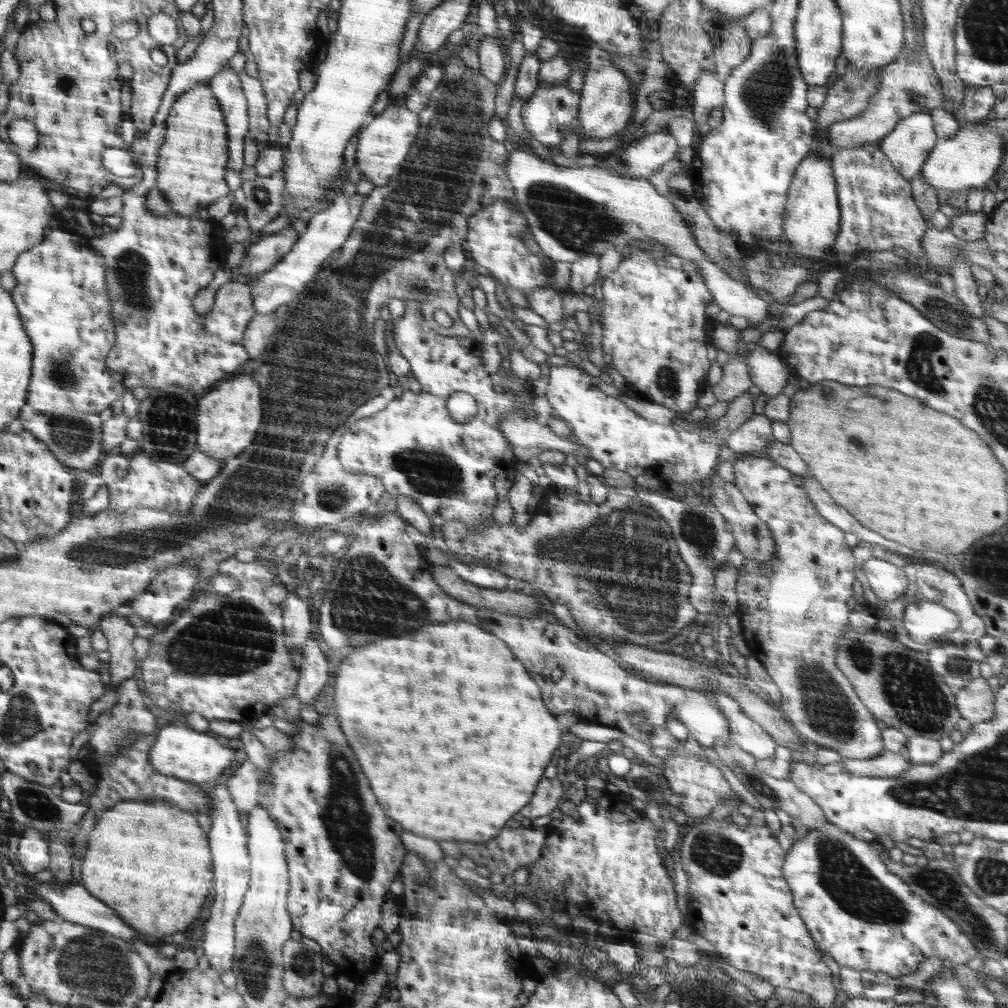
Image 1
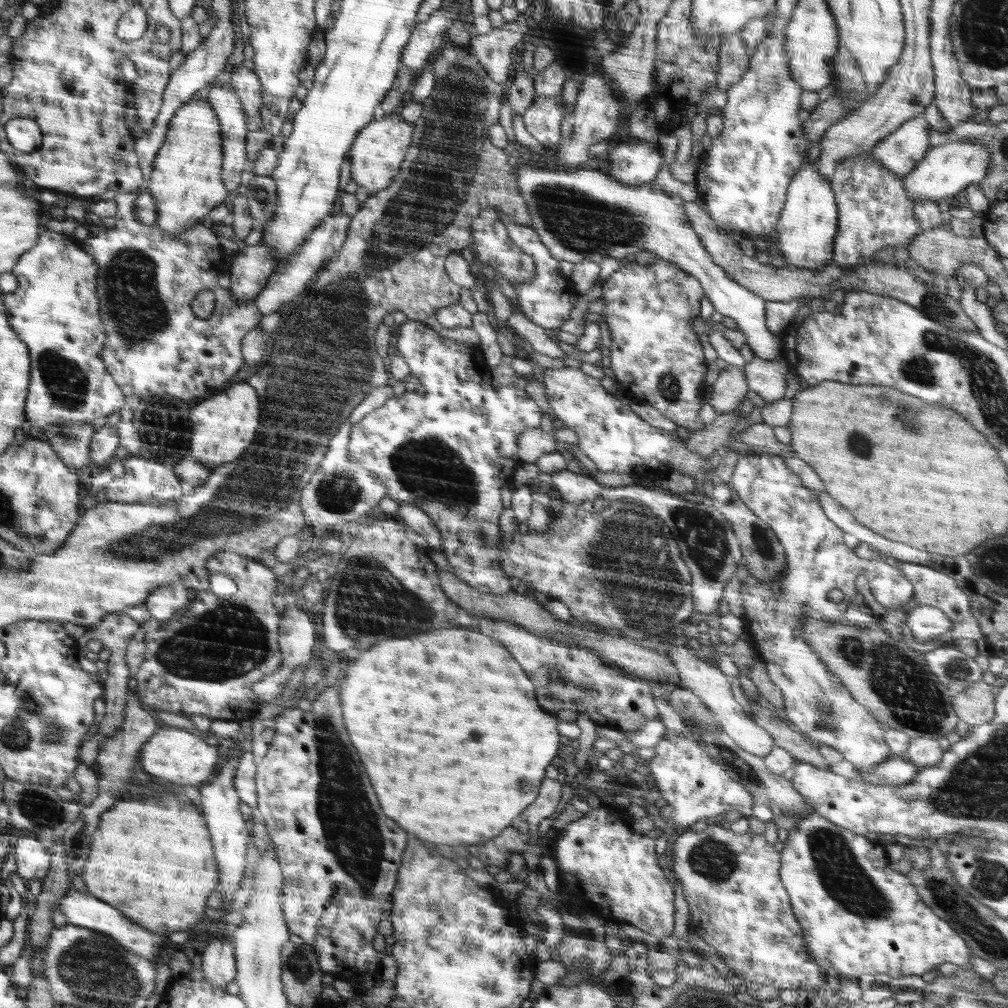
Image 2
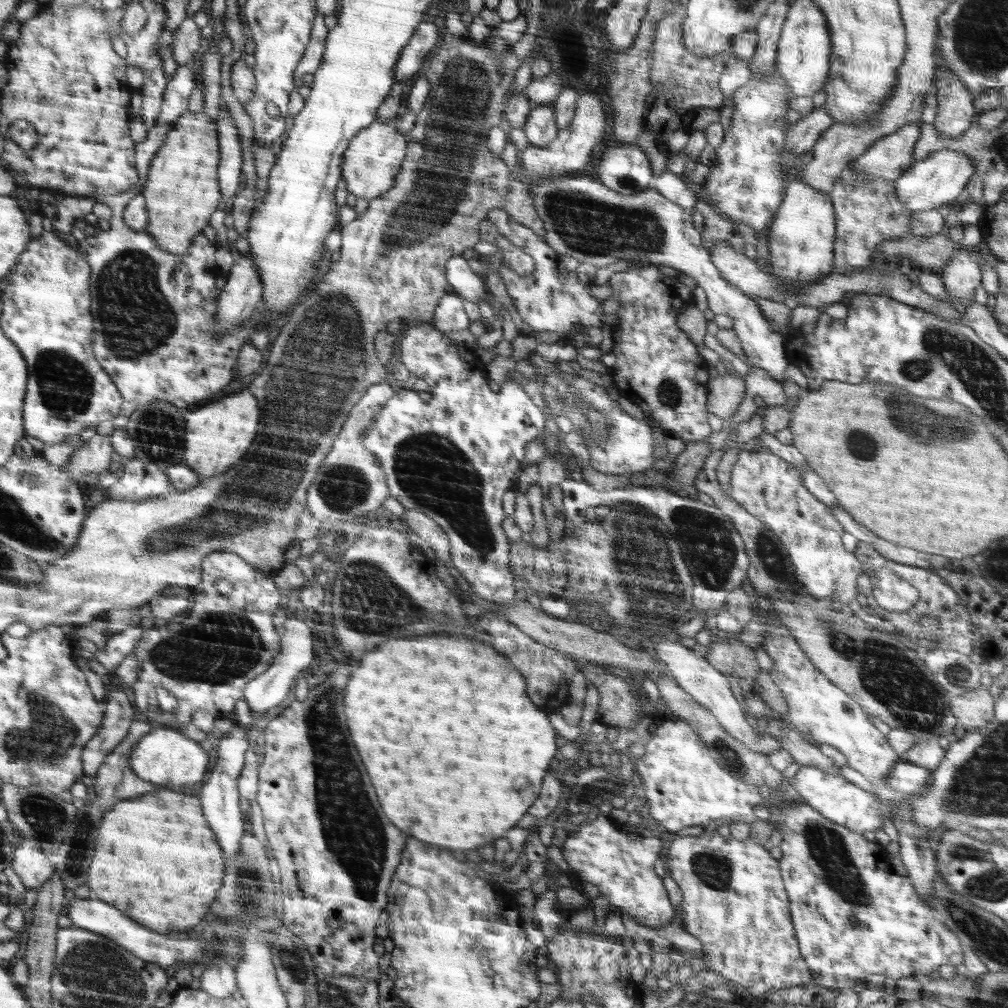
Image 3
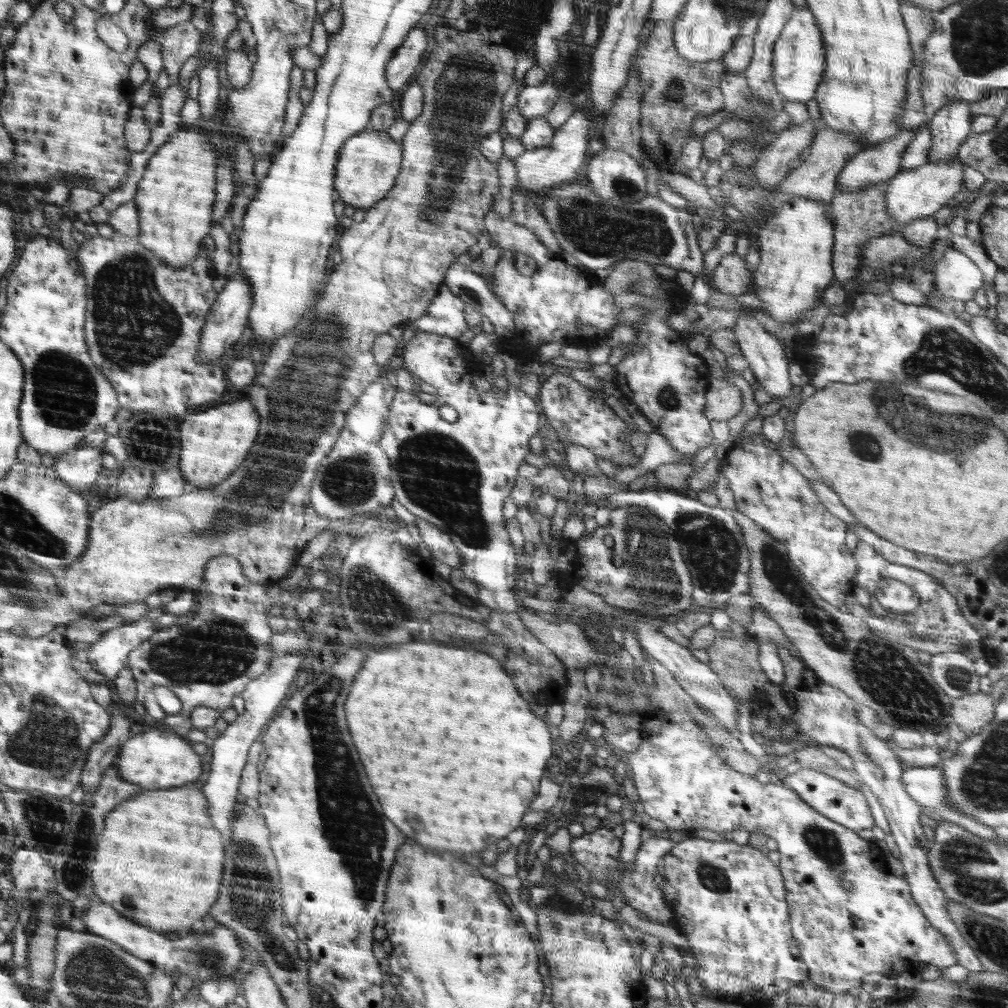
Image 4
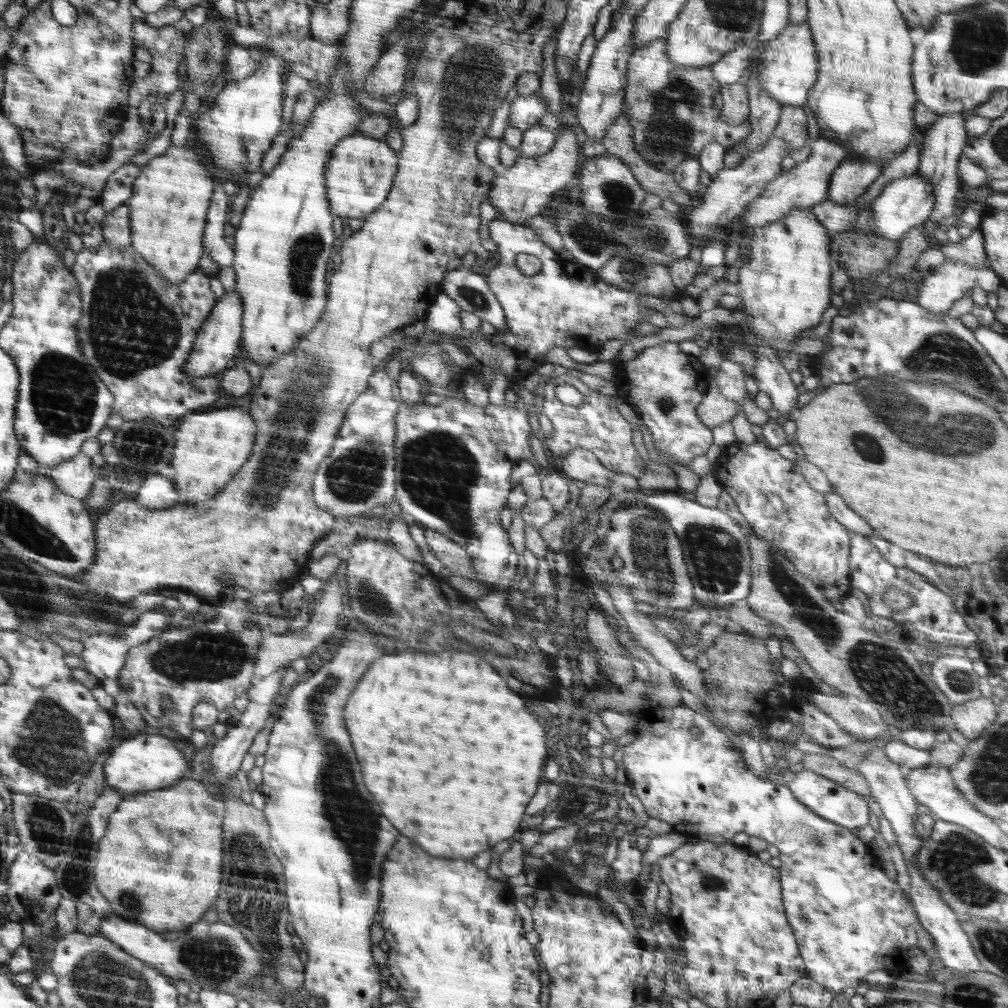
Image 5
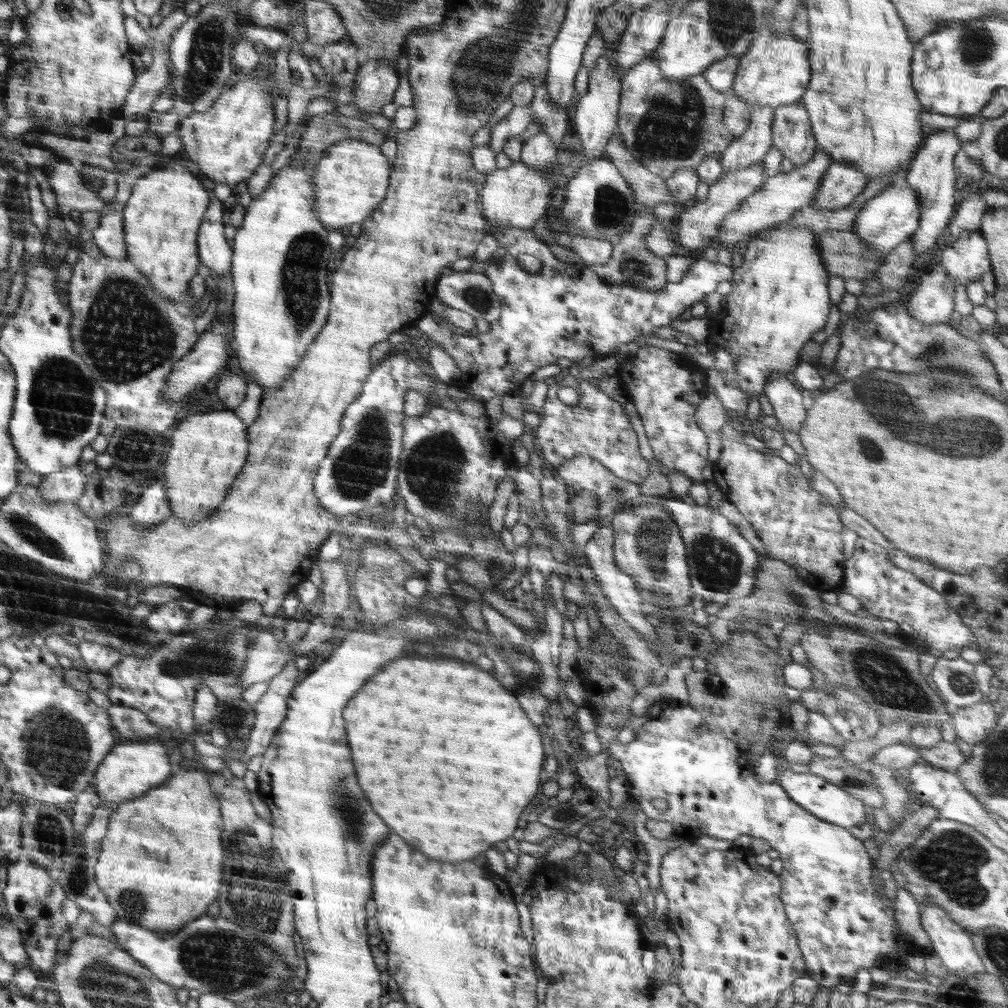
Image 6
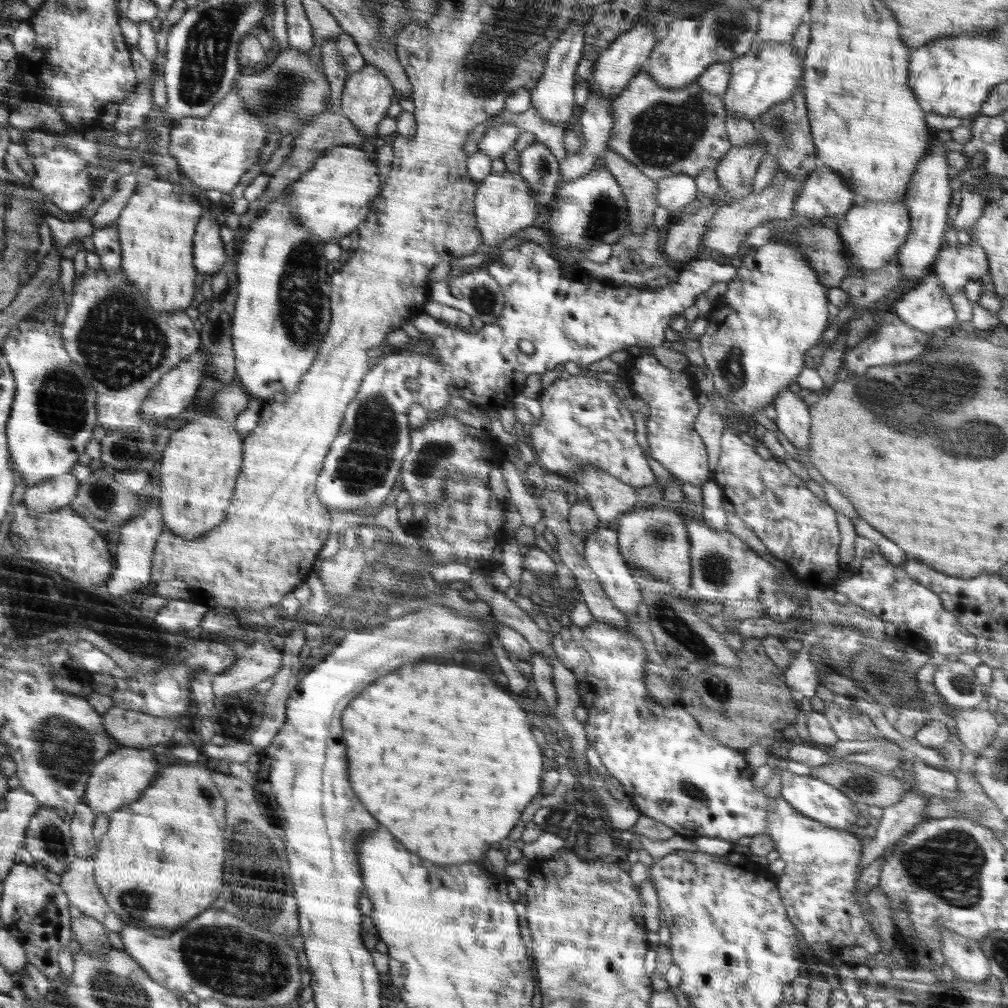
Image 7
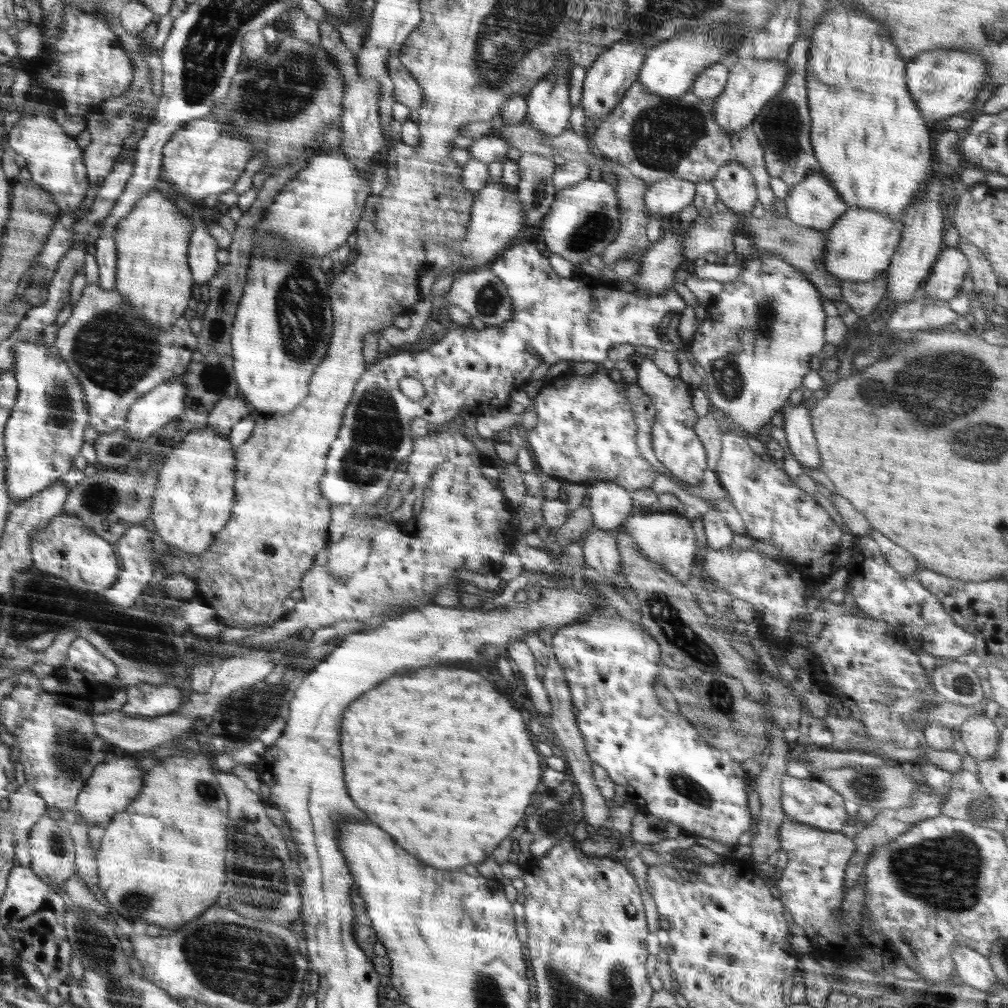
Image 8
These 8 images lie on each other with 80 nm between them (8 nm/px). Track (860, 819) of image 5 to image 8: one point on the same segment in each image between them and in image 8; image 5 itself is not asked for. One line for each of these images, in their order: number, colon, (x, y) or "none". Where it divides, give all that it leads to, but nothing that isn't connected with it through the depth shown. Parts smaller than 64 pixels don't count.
6: (828, 802)
7: (812, 797)
8: (809, 801)

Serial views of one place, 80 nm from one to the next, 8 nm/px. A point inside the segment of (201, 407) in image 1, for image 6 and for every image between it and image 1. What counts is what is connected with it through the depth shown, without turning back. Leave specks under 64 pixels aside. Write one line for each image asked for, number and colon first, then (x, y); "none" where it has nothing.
2: (224, 426)
3: (217, 436)
4: (214, 443)
5: (210, 448)
6: (207, 452)

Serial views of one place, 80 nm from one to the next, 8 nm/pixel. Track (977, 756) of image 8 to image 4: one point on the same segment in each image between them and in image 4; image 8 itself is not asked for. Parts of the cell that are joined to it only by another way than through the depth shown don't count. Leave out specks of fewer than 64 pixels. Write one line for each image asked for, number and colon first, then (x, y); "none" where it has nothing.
4: (971, 713)
5: (971, 718)
6: (972, 724)
7: (976, 728)

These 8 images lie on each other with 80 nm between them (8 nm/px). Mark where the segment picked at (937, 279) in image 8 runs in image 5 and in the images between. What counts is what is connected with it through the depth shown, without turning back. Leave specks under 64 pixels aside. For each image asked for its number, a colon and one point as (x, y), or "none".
5: (971, 250)
6: (967, 260)
7: (956, 265)

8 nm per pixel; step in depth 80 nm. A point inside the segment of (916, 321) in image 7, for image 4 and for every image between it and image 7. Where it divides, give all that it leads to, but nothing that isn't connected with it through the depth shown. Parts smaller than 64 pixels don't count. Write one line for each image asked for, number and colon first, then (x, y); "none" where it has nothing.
4: (957, 277)
5: (952, 280)
6: (931, 303)

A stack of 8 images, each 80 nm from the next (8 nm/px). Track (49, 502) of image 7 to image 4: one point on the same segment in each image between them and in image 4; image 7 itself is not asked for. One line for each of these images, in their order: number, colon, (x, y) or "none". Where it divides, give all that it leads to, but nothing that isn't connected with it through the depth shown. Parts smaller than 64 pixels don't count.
4: (79, 469)
5: (75, 476)
6: (67, 485)

